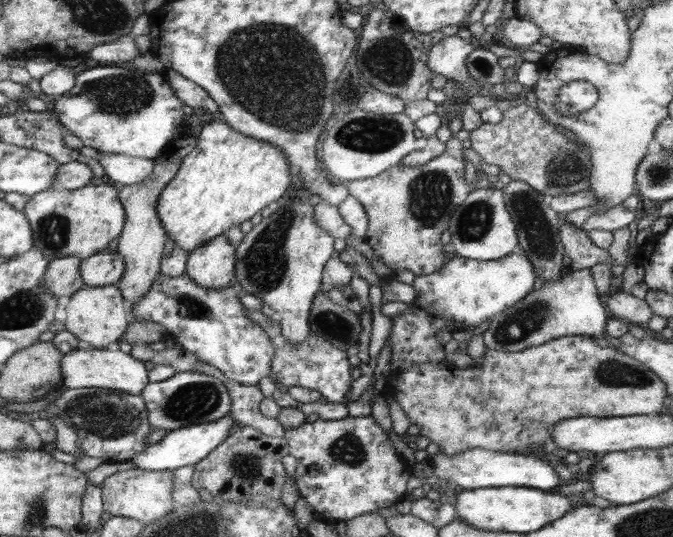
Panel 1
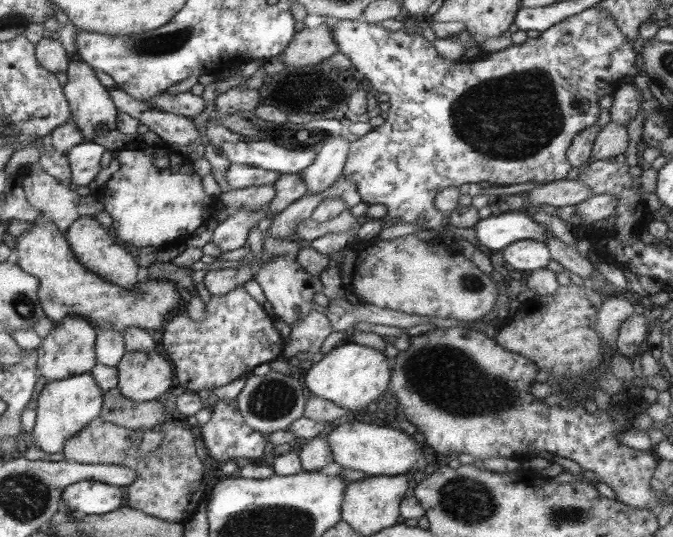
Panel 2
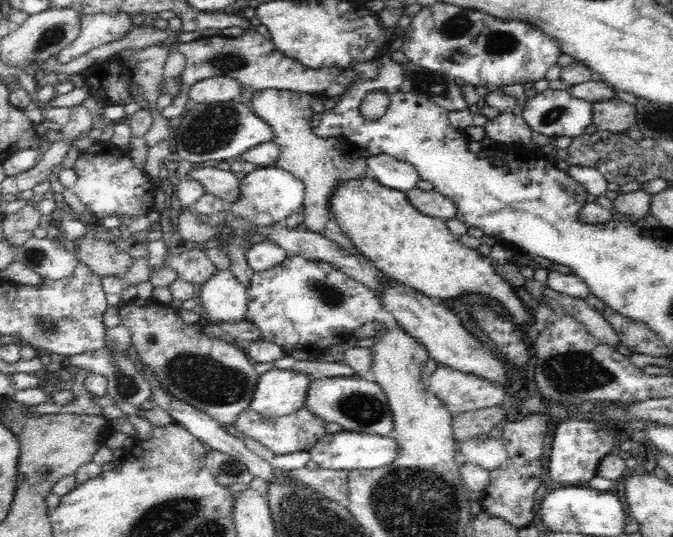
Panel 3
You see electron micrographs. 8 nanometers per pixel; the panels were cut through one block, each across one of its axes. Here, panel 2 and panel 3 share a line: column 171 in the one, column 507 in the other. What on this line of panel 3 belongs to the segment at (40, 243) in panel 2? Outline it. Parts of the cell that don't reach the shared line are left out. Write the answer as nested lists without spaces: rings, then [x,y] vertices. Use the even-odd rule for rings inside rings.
[[[368,174],[362,178],[362,184],[346,184],[346,188],[338,192],[338,196],[333,196],[332,192],[330,211],[334,215],[334,221],[337,221],[343,232],[352,240],[360,254],[400,284],[421,292],[431,299],[460,300],[470,294],[480,294],[480,296],[500,302],[504,310],[508,310],[514,324],[523,328],[524,324],[534,321],[534,315],[512,292],[510,283],[494,271],[495,263],[492,258],[482,255],[477,249],[466,247],[456,235],[452,234],[444,220],[418,212],[408,200],[405,192],[386,188]]]

